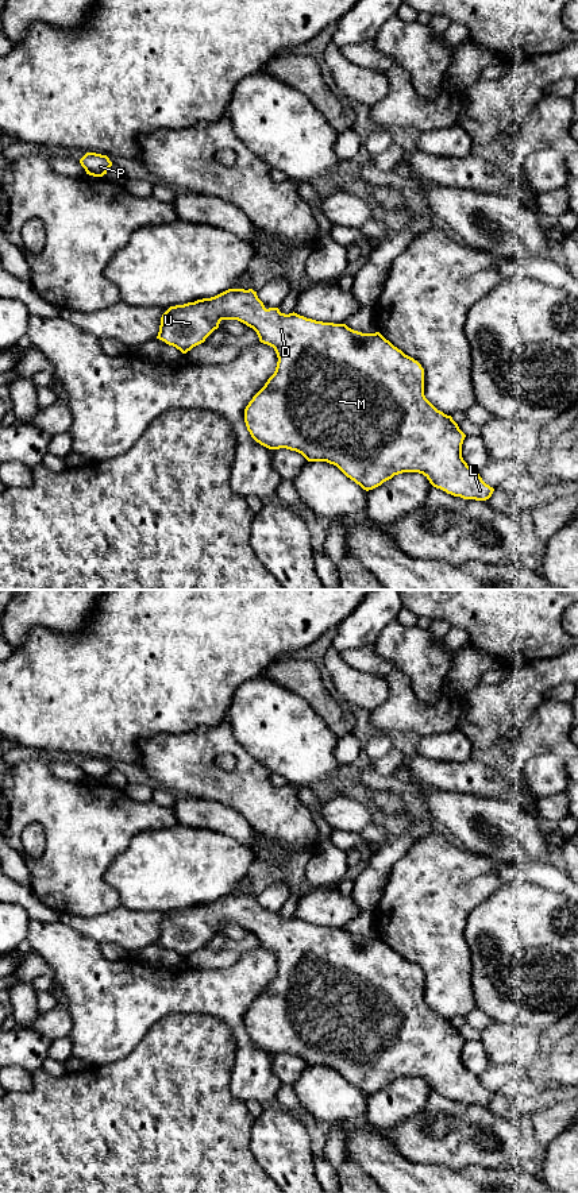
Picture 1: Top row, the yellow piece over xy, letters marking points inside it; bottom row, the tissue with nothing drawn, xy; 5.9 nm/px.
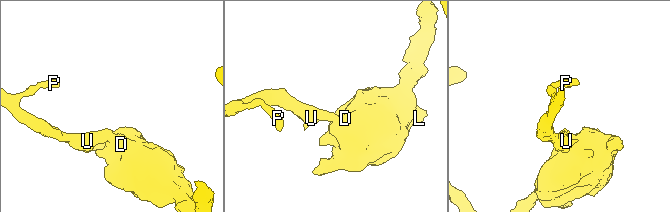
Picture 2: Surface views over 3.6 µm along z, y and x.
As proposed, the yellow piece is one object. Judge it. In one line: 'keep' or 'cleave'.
keep

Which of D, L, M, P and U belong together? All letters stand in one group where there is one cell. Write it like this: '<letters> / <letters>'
D L M P U

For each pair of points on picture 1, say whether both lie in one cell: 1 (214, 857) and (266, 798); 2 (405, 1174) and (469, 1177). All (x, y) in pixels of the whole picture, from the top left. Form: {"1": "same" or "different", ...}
{"1": "different", "2": "same"}

